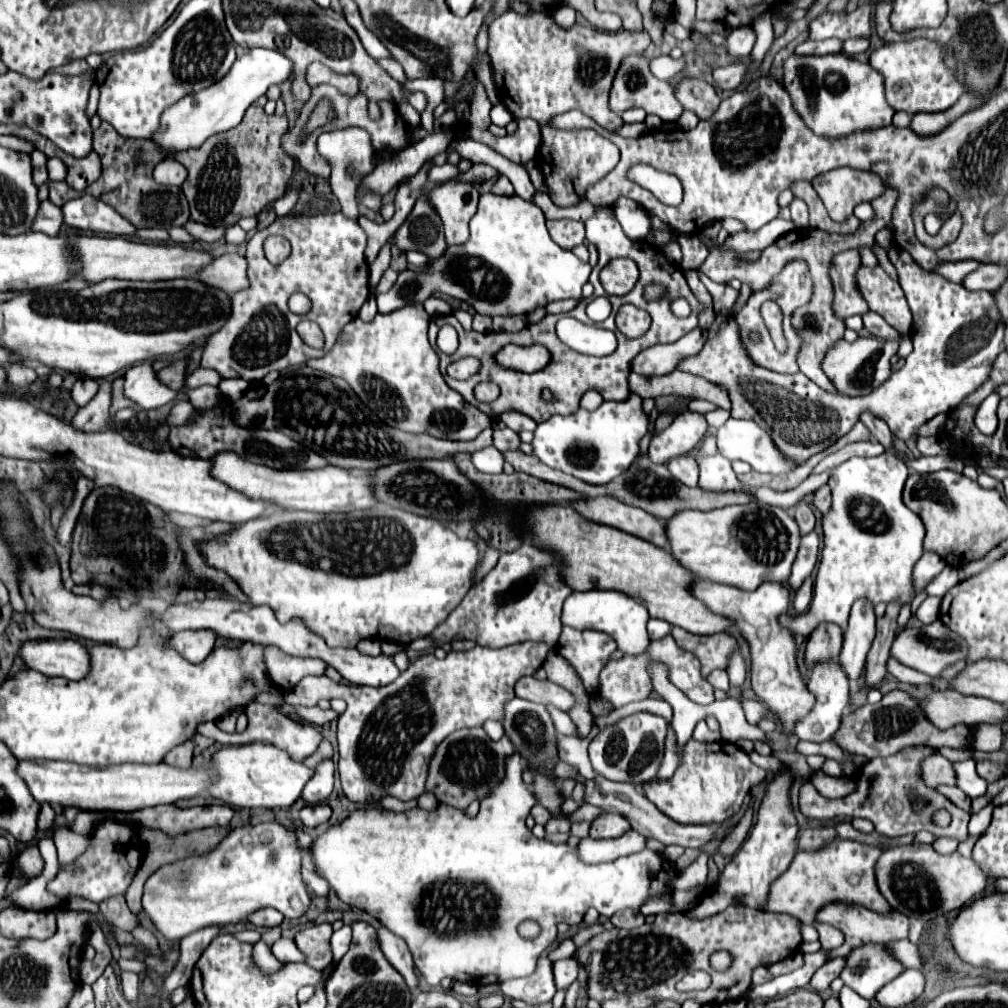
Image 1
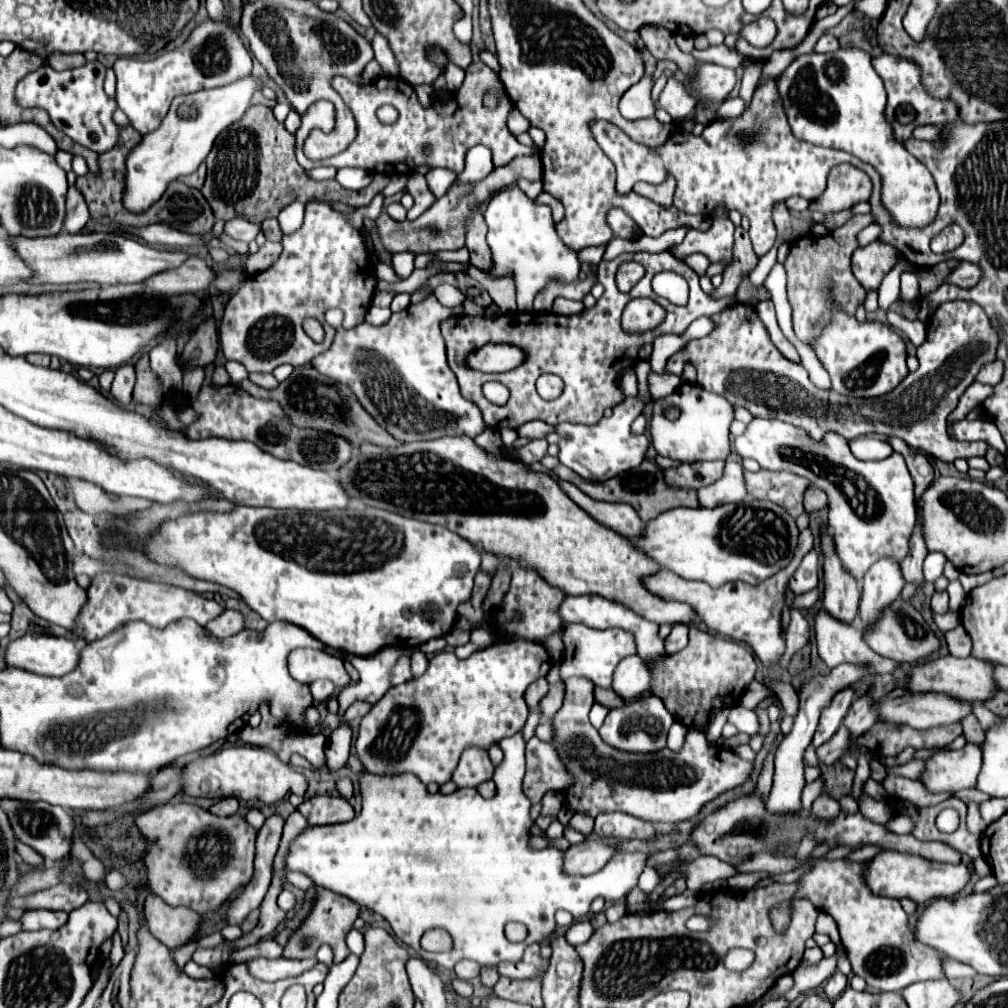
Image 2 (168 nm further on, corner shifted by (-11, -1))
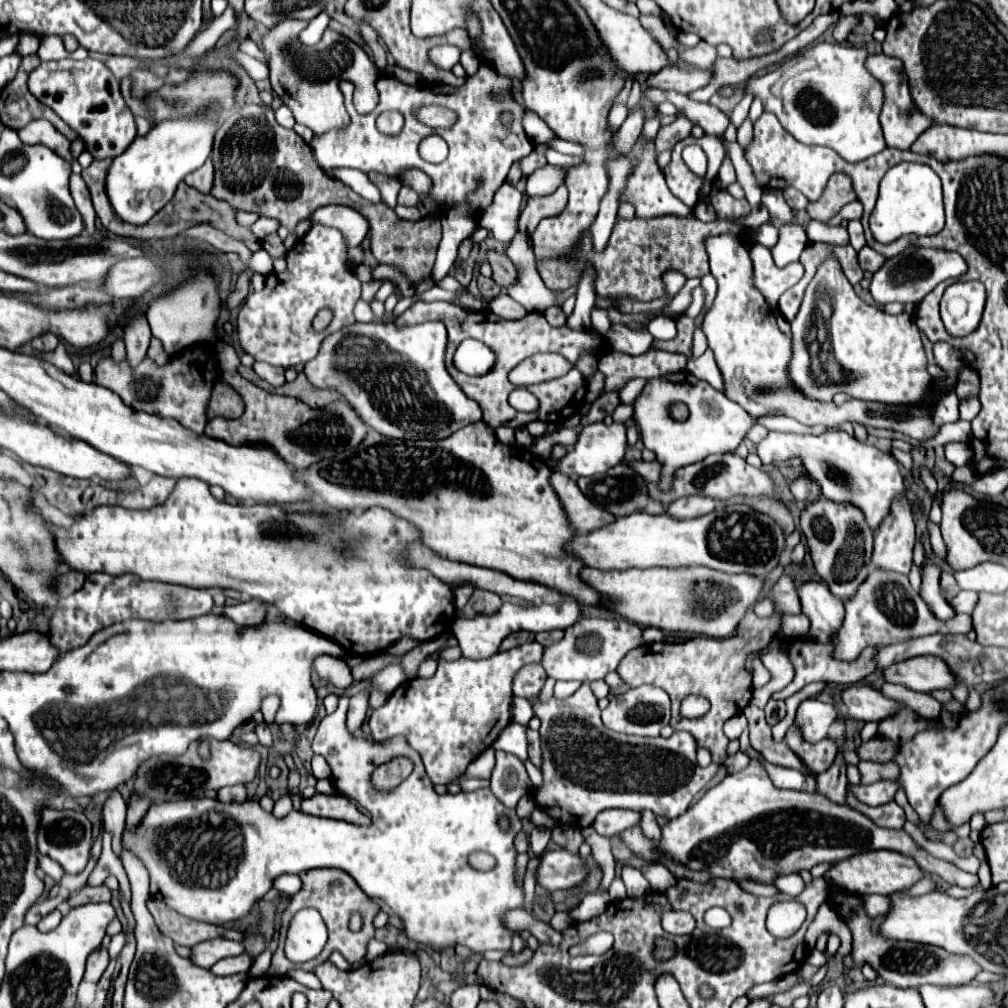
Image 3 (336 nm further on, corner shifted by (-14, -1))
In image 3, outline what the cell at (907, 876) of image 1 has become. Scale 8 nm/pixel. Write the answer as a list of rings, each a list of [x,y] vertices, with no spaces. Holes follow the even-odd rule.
[[[878,850],[878,852],[862,852],[862,856],[852,856],[846,862],[836,862],[832,870],[824,876],[828,884],[842,884],[842,888],[858,894],[894,894],[904,892],[912,888],[916,882],[924,878],[922,868],[908,856],[902,856],[900,852],[890,850]]]

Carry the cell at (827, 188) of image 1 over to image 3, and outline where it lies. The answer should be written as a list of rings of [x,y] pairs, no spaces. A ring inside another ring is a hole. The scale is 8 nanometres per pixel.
[[[838,172],[834,176],[830,176],[822,198],[818,202],[810,202],[806,210],[810,212],[812,220],[826,222],[832,216],[836,216],[842,210],[842,206],[846,206],[848,202],[854,202],[854,200],[856,200],[856,192],[854,192],[850,176],[844,172]]]

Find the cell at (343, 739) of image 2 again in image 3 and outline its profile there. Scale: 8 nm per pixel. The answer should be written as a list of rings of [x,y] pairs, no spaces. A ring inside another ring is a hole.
[[[358,692],[356,696],[350,698],[350,708],[348,708],[348,718],[346,718],[346,726],[348,726],[350,734],[360,730],[364,718],[366,718],[366,710],[368,710],[368,694],[366,692]]]

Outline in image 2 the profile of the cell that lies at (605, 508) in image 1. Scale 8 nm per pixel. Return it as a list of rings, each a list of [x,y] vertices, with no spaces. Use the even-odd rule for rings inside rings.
[[[559,480],[559,486],[593,520],[597,520],[599,524],[603,524],[609,530],[615,530],[619,536],[633,538],[633,536],[639,536],[643,532],[645,524],[641,522],[641,518],[637,516],[637,512],[635,512],[633,506],[593,500],[587,494],[583,494],[577,486],[573,486],[571,482],[565,482],[565,480]]]

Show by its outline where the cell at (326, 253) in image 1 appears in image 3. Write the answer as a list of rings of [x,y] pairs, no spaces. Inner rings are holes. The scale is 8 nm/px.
[[[314,224],[296,242],[296,246],[286,254],[286,270],[282,274],[276,274],[276,272],[268,274],[264,290],[248,294],[244,306],[238,312],[238,324],[236,324],[238,344],[256,362],[266,362],[266,364],[274,364],[274,366],[282,366],[282,368],[306,364],[308,360],[312,360],[318,354],[320,344],[326,336],[356,322],[354,320],[354,306],[360,300],[360,286],[362,286],[360,280],[354,276],[354,272],[350,268],[348,246],[346,246],[346,240],[342,238],[342,232],[338,232],[336,228]],[[324,308],[332,310],[334,318],[324,332],[314,332],[312,318]]]

